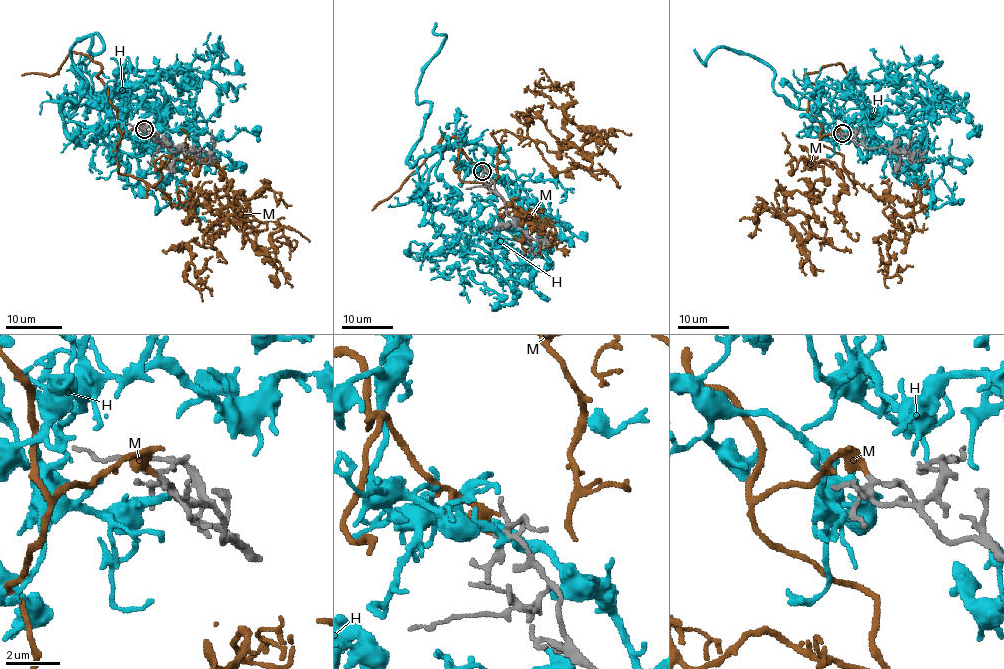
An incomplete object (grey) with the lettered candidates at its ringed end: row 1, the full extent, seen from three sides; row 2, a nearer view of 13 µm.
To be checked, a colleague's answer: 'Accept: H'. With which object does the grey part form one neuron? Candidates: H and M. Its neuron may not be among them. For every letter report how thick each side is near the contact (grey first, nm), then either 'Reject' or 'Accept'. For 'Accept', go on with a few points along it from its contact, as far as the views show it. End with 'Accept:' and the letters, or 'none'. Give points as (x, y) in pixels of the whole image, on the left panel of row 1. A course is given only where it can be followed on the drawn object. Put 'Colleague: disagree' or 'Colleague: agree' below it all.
H: Thickness 220 nm (grey) against 280 nm. Reject
M: Thickness 170 nm (grey) against 280 nm. Accept. Its course: (143, 129), (120, 136), (122, 175), (208, 160), (257, 251), (274, 260), (284, 227), (309, 241)
Accept: M
Colleague: disagree

